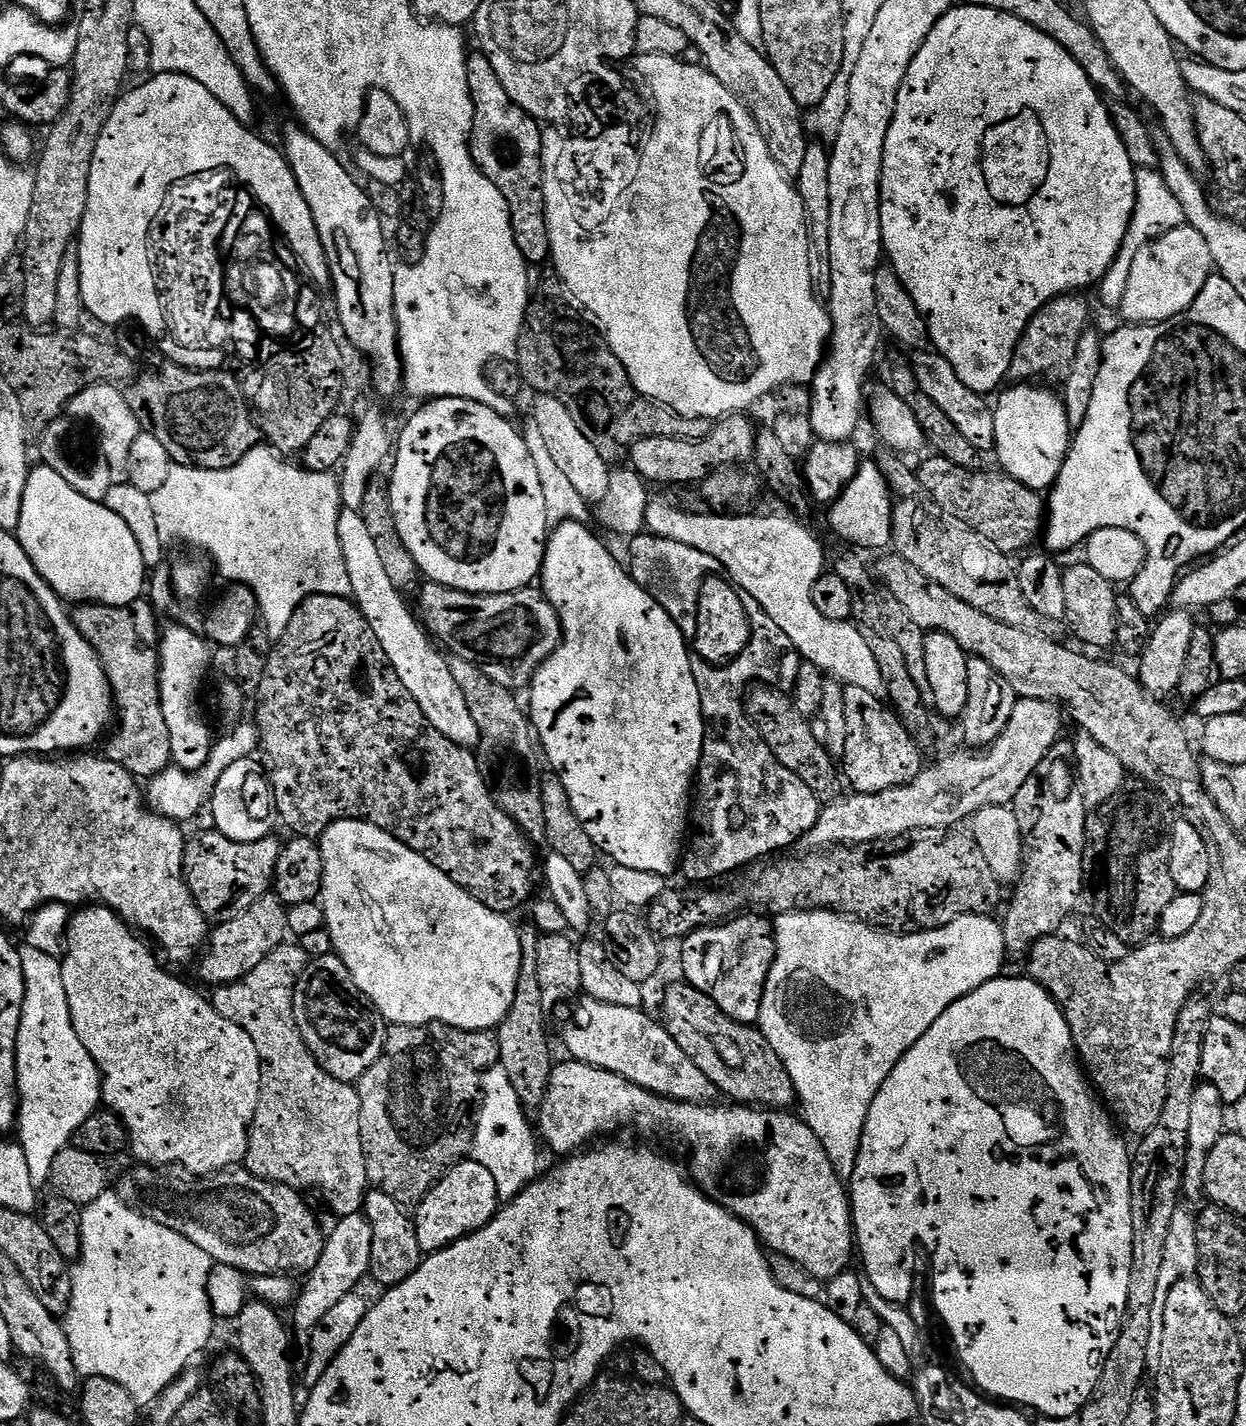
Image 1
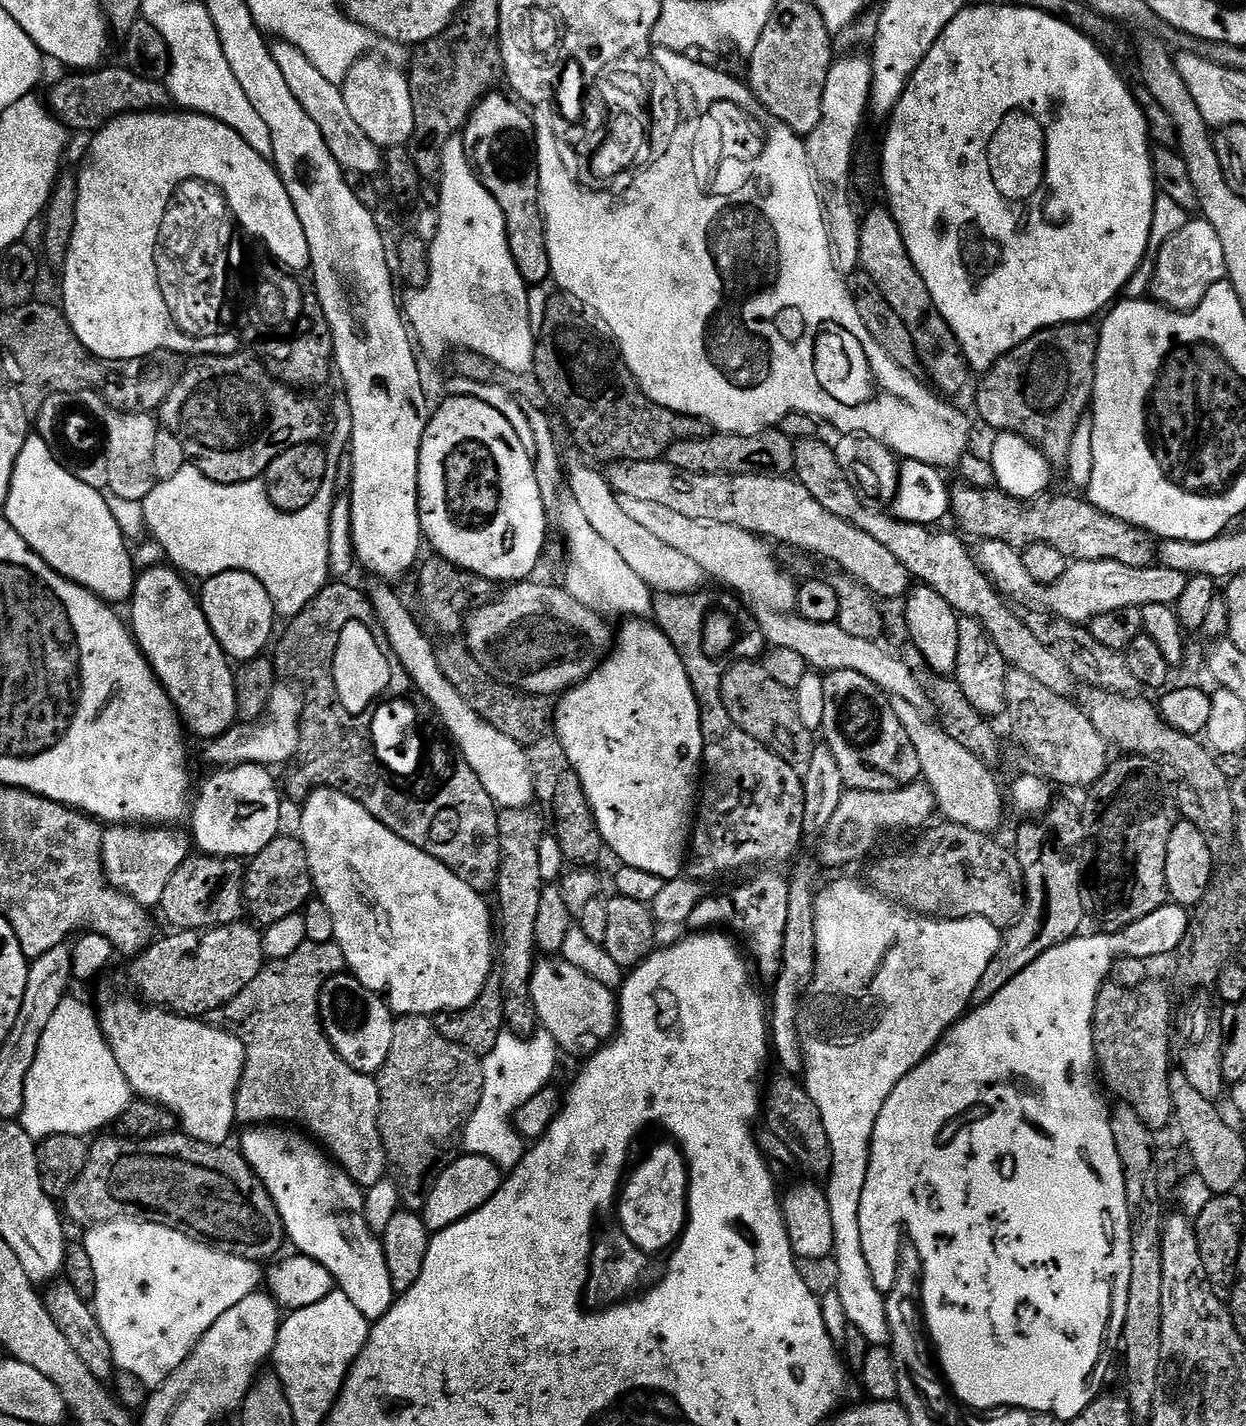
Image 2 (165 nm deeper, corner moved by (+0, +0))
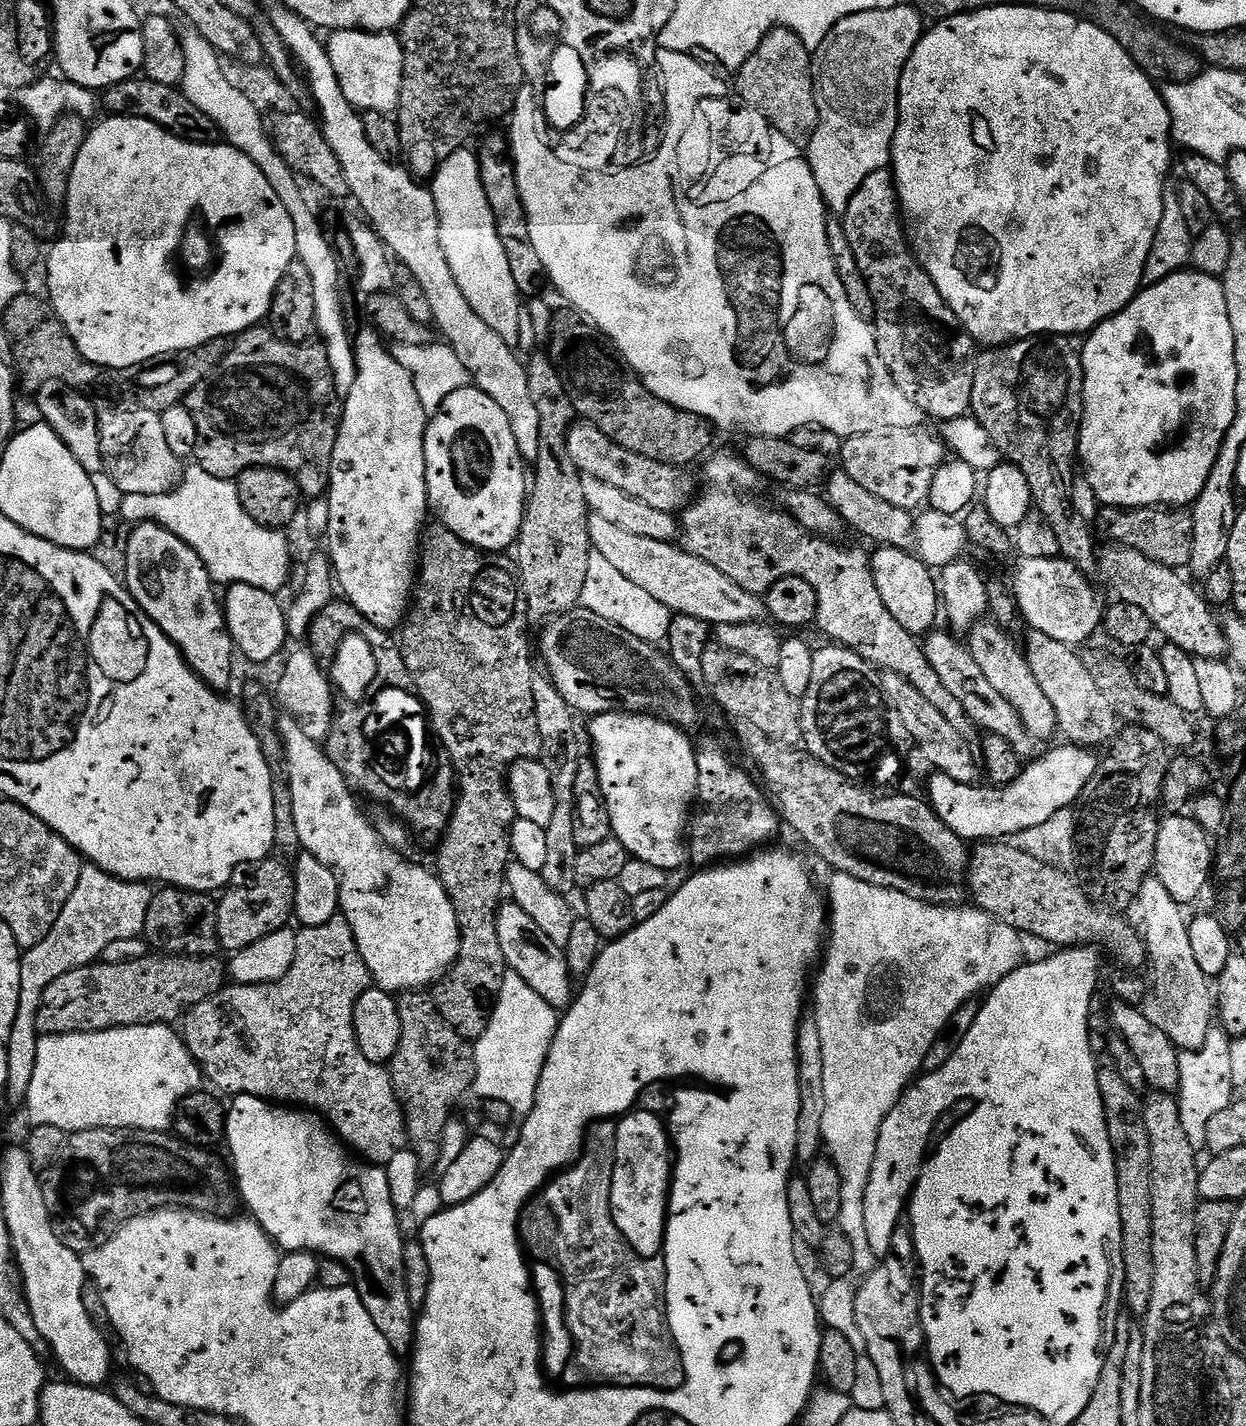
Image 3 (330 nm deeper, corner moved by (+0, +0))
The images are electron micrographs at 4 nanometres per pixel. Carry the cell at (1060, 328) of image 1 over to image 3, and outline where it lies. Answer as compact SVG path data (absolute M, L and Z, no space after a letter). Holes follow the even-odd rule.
M1034 336L1018 340L1007 346L996 346L977 355L971 415L994 438L1001 457L1009 464L1016 464L1026 474L1035 511L1044 515L1054 526L1058 537L1060 556L1085 574L1098 568L1098 543L1089 521L1074 510L1072 483L1078 478L1078 453L1080 450L1080 423L1084 417L1084 367L1080 357L1082 348L1071 336Z

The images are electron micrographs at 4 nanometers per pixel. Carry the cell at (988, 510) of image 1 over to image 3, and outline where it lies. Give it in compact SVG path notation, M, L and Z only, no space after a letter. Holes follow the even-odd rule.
M1157 506L1155 508L1101 507L1094 521L1094 528L1101 537L1105 536L1112 546L1136 548L1138 554L1146 554L1150 562L1158 562L1167 568L1184 570L1192 563L1194 554L1194 522L1191 511L1179 507Z

